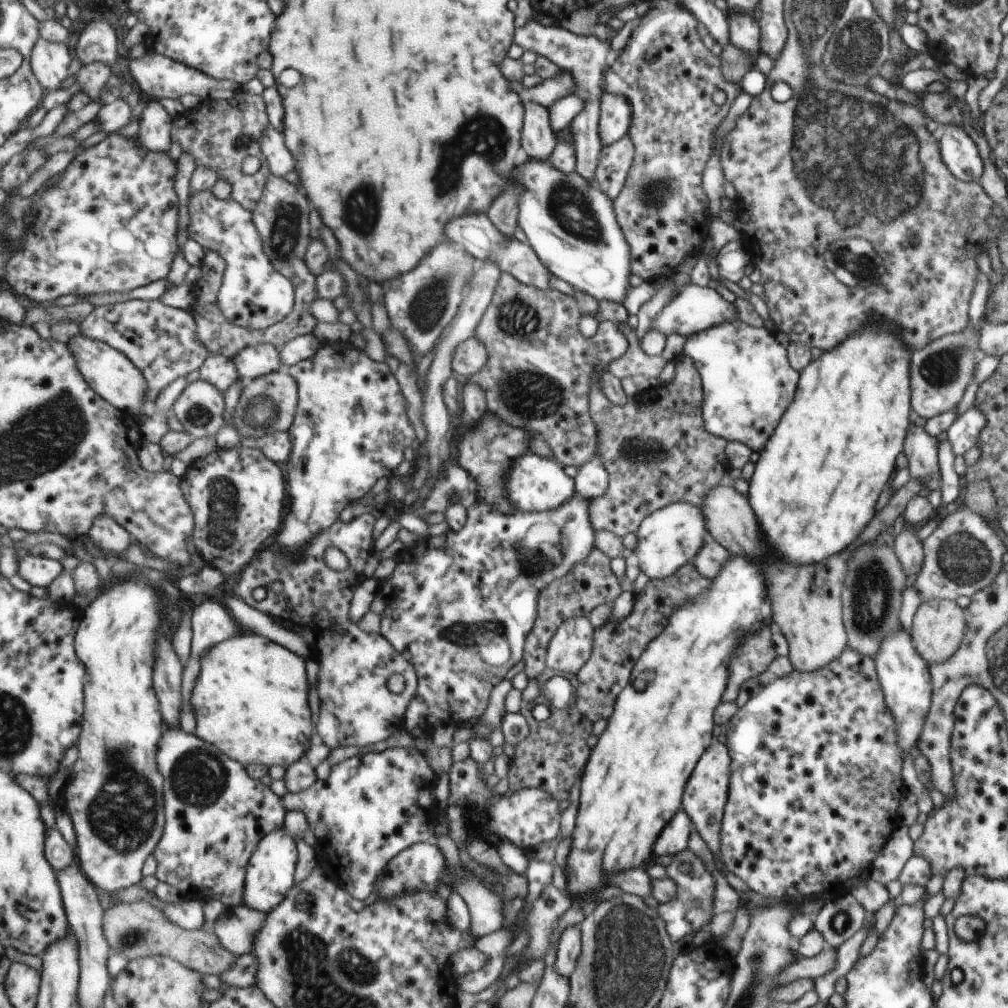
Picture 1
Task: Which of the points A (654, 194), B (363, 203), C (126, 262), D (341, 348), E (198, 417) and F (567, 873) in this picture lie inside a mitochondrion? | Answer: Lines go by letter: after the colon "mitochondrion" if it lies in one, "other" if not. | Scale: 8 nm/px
A: mitochondrion
B: mitochondrion
C: mitochondrion
D: other
E: mitochondrion
F: other

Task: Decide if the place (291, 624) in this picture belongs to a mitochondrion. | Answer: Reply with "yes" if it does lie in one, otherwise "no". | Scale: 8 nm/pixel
no

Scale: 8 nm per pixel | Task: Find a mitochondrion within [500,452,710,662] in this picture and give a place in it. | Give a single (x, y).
(534, 561)

